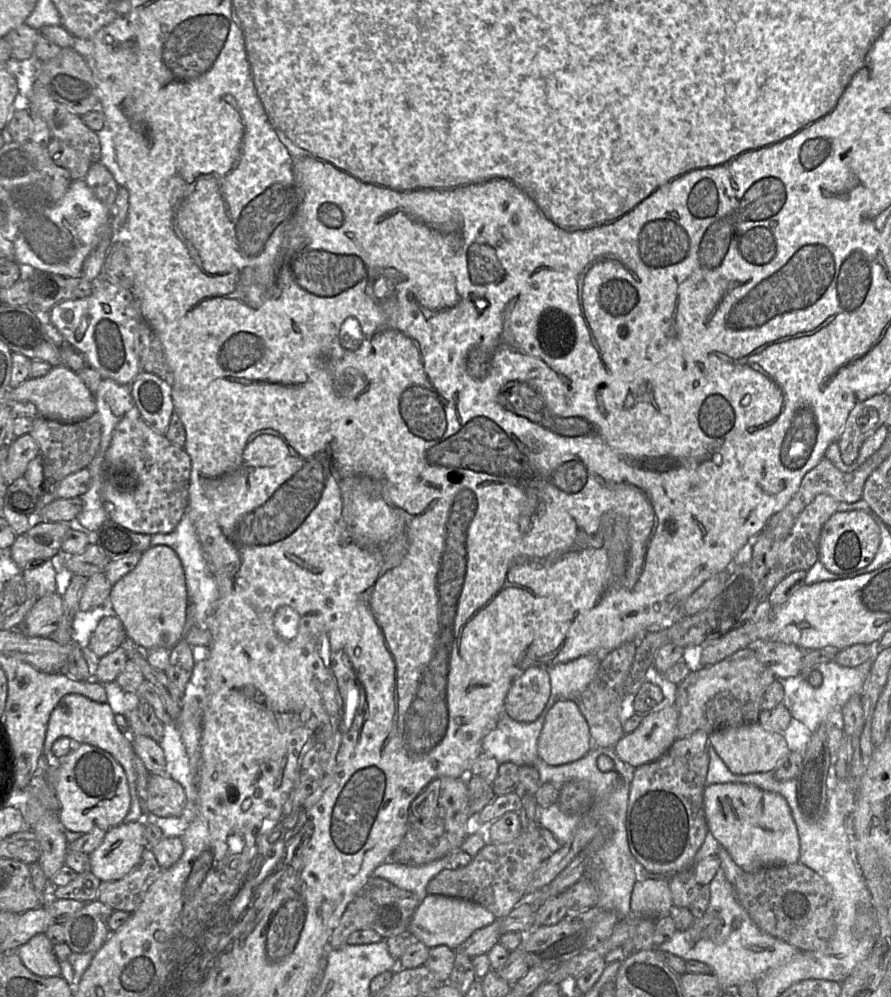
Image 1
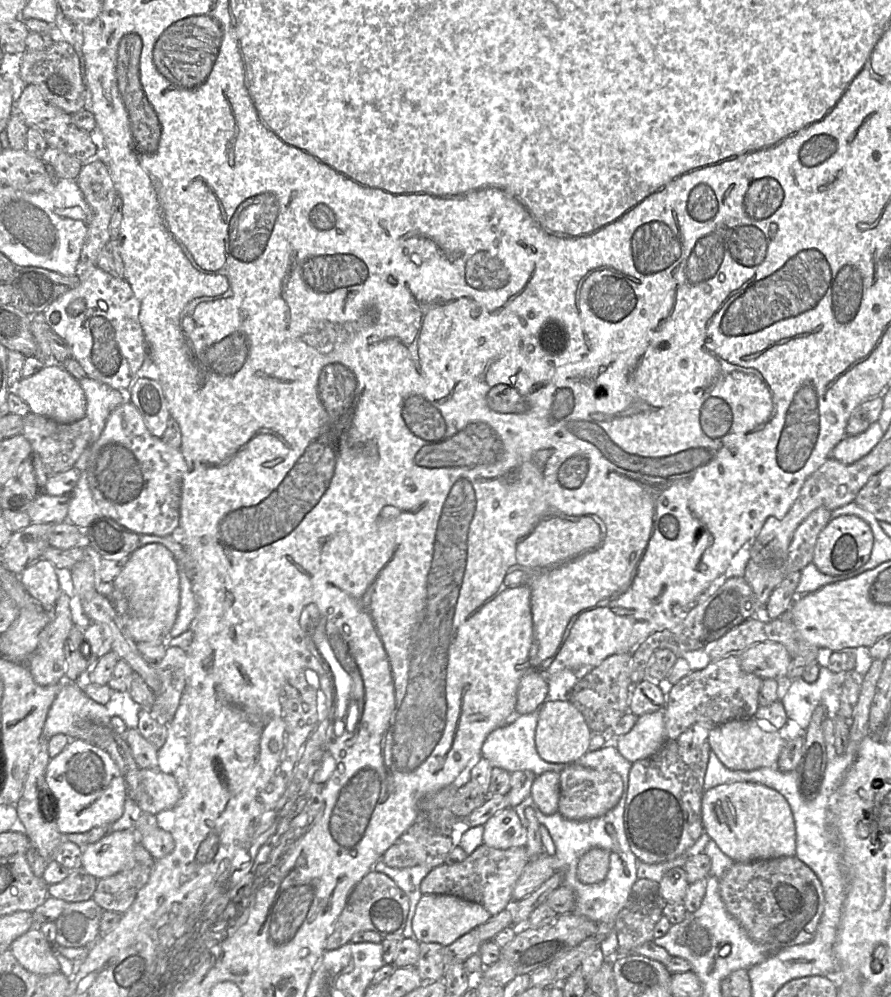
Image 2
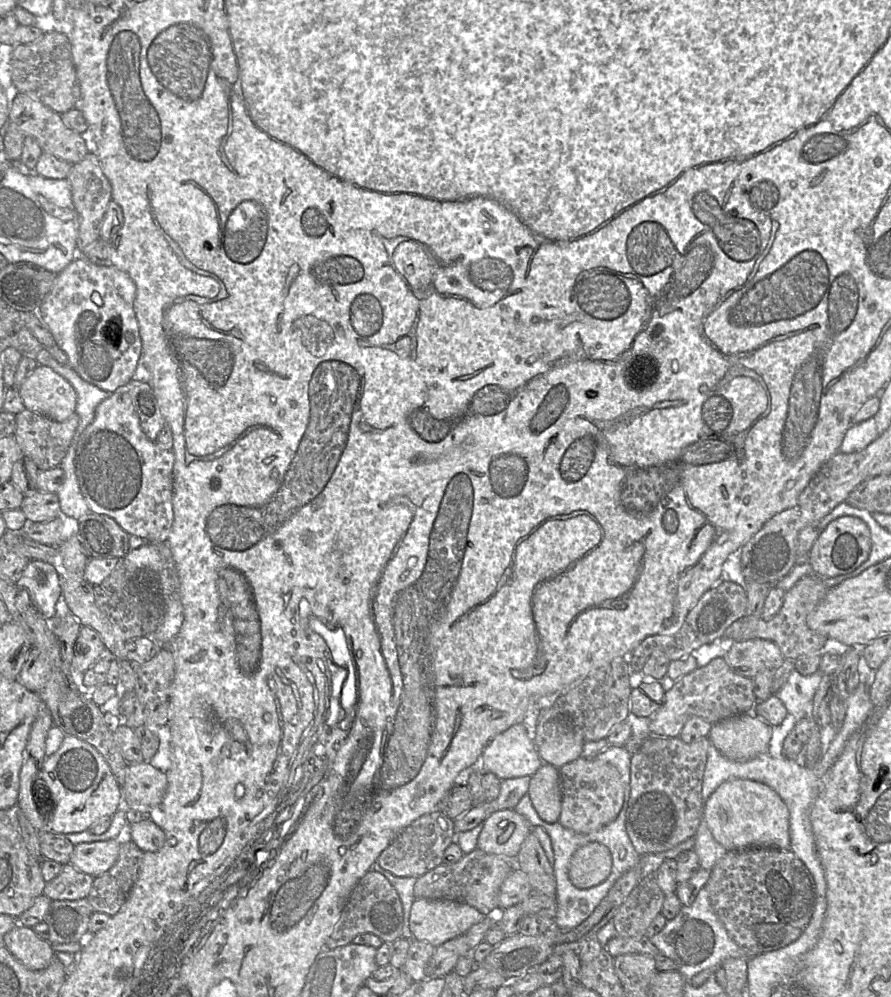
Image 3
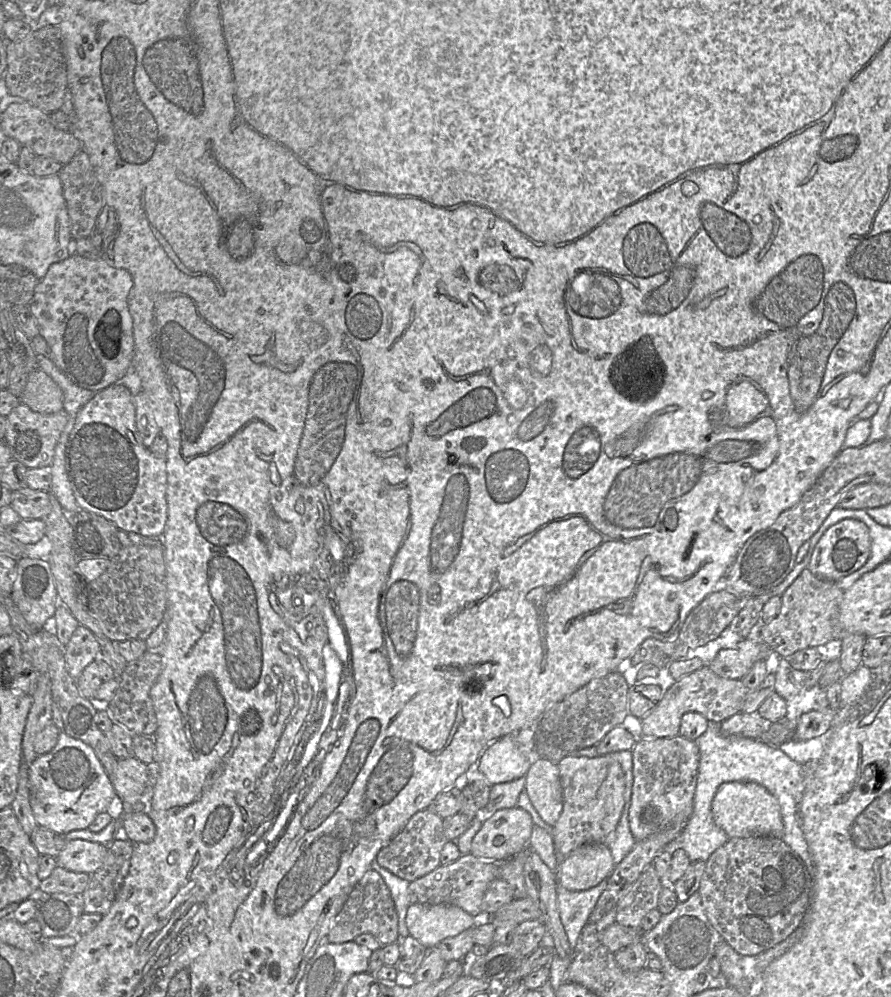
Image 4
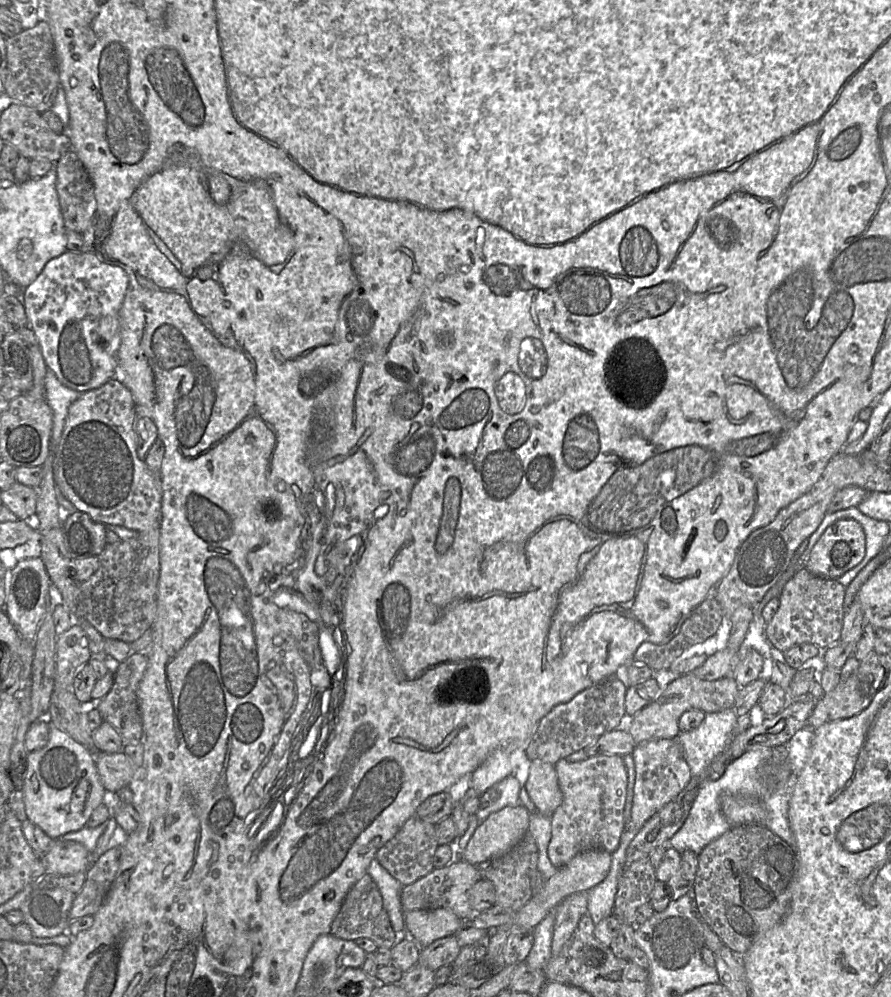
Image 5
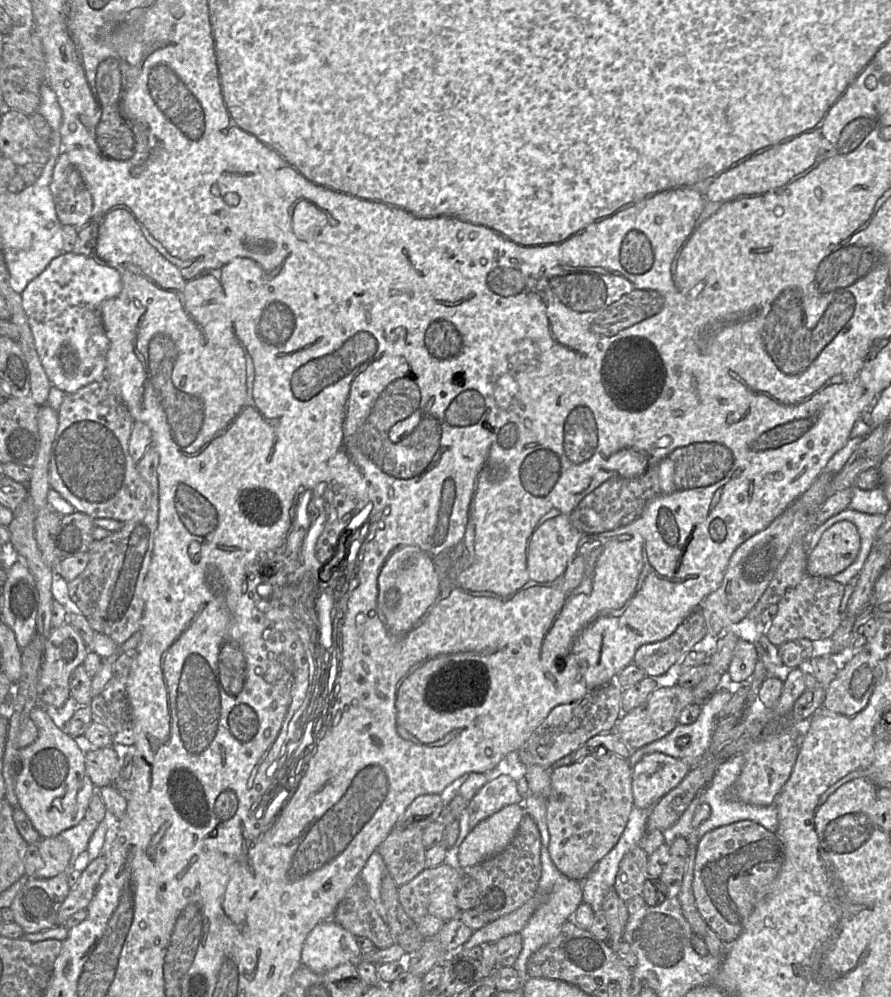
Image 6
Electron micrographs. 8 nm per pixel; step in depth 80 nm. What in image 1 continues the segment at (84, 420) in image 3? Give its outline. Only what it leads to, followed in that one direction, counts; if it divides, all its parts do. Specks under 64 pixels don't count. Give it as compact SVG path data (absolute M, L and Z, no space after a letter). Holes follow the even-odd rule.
M103 378L100 381L93 395L96 412L101 423L99 453L105 454L116 425L128 412L136 407L130 393L130 384L119 384L109 378Z

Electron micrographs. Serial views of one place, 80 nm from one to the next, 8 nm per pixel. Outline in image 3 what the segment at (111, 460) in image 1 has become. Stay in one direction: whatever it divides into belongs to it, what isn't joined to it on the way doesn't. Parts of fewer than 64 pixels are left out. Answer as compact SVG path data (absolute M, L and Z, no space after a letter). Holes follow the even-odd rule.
M127 388L110 393L97 406L93 421L80 434L76 431L75 472L90 511L113 518L129 535L149 542L165 542L173 524L174 460L172 450L162 449L143 432Z

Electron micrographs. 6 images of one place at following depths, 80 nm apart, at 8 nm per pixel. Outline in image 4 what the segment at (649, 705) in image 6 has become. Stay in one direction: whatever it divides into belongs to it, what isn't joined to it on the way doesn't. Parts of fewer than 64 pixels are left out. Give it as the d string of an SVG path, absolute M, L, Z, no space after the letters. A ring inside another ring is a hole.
M708 666L688 674L675 682L656 705L641 719L642 738L656 739L674 737L679 734L682 716L696 712L709 721L722 722L742 711L749 689L738 679L723 678L715 674Z

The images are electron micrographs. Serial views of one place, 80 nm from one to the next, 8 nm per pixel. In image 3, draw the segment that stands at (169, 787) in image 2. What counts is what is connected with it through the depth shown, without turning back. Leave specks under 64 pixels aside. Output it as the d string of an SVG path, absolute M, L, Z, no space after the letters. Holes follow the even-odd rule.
M149 762L128 764L125 782L122 788L122 804L149 813L154 807L160 807L168 785L167 776Z

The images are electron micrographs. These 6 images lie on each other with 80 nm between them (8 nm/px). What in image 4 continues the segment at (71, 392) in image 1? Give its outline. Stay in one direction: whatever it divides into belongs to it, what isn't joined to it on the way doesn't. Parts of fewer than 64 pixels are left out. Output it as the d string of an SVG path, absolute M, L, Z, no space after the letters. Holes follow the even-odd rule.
M36 368L29 374L20 402L31 410L43 414L53 414L64 410L61 388L40 368Z

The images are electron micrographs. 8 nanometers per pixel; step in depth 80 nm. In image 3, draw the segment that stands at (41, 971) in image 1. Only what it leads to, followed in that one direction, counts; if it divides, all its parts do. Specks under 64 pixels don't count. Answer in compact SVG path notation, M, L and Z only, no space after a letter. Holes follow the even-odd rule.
M17 924L4 935L2 945L31 970L47 968L55 956L47 940L39 938L31 927L21 924Z

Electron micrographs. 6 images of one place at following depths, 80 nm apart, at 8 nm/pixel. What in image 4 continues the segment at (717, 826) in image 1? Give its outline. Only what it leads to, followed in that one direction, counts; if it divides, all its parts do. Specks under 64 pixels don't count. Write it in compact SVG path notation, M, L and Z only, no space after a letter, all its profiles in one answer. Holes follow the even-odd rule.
M726 782L721 784L713 798L711 811L715 824L729 838L771 836L782 839L783 822L777 799L763 786L754 782Z

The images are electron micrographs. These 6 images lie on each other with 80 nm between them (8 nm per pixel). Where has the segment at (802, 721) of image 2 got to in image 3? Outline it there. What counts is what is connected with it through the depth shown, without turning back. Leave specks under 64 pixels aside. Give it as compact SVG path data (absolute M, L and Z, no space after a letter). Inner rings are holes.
M793 670L785 684L776 693L776 697L783 702L787 712L793 715L797 722L808 718L805 704L813 702L822 678L823 674L819 670L808 676Z

